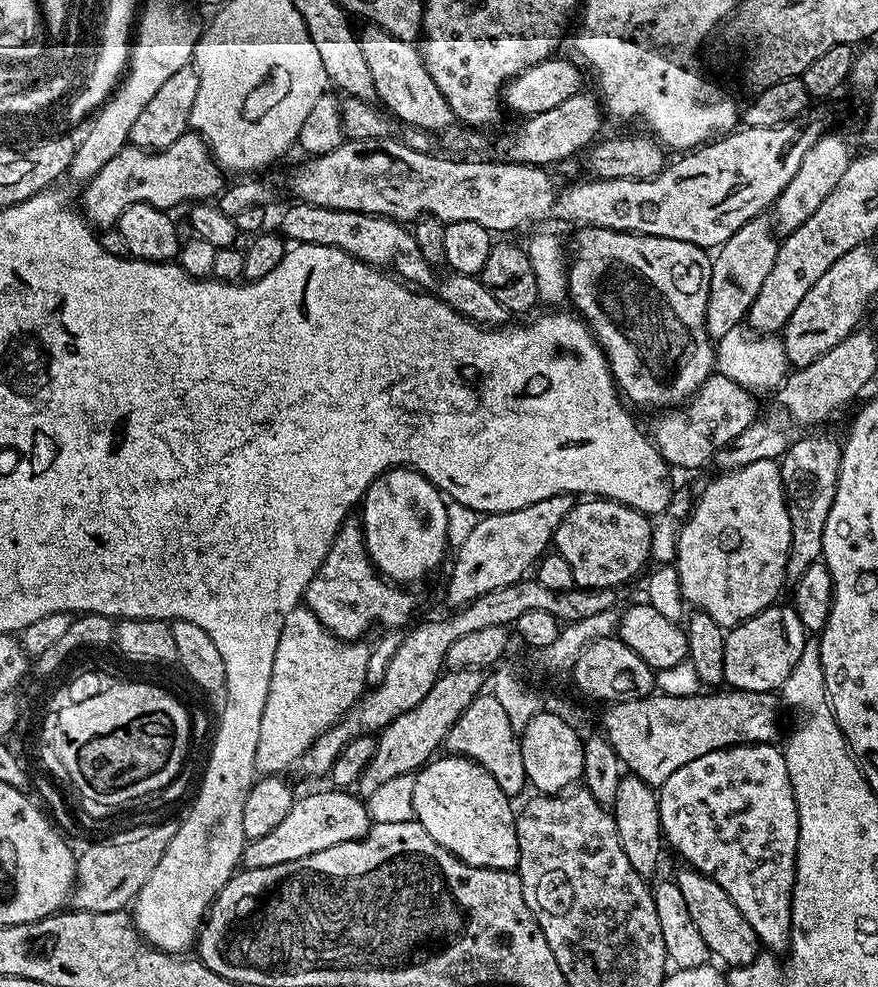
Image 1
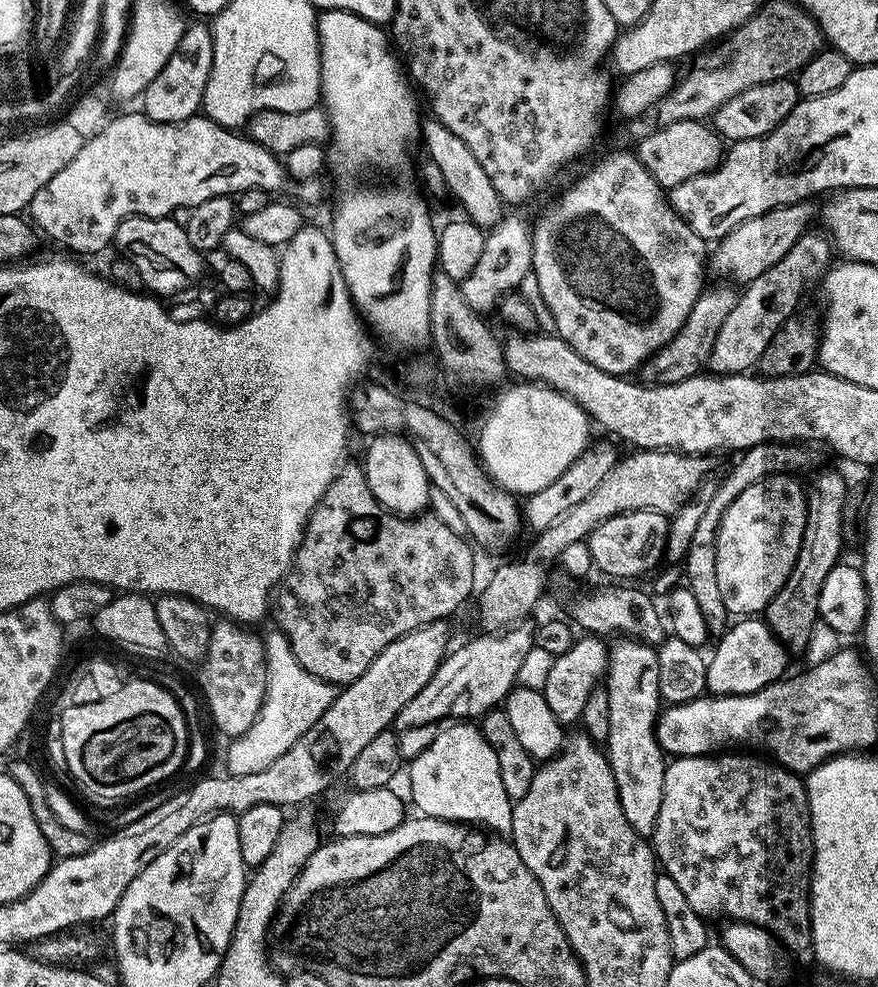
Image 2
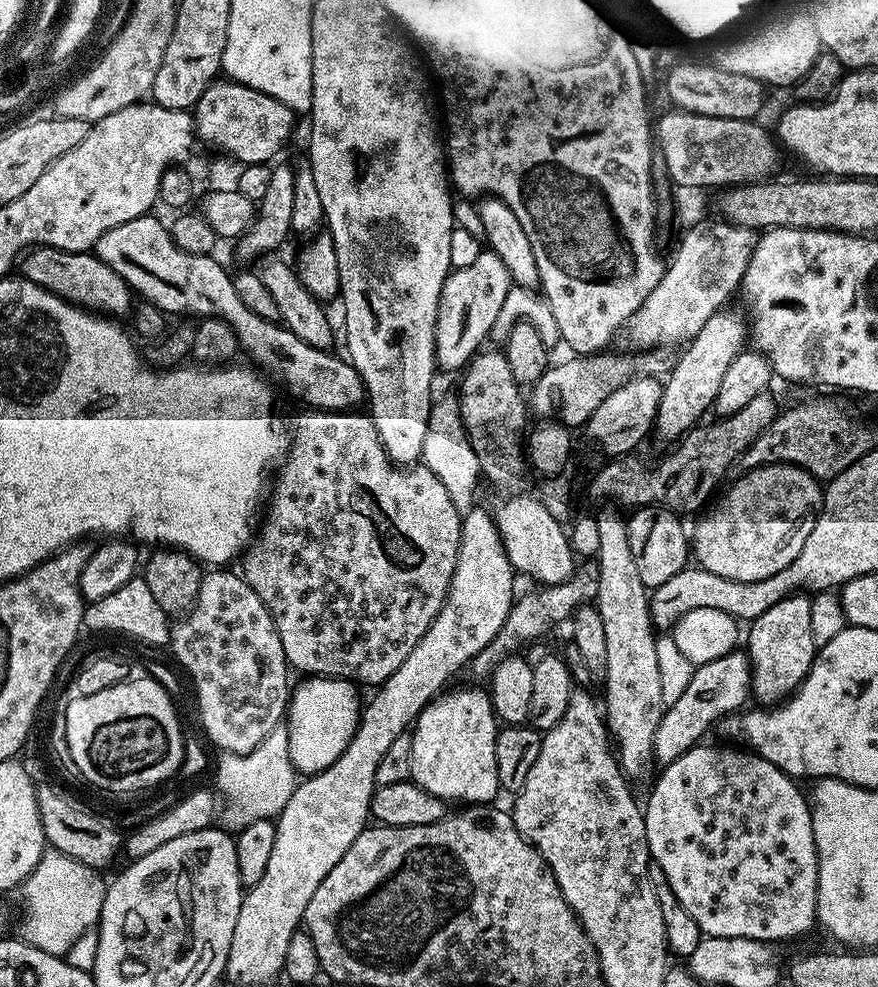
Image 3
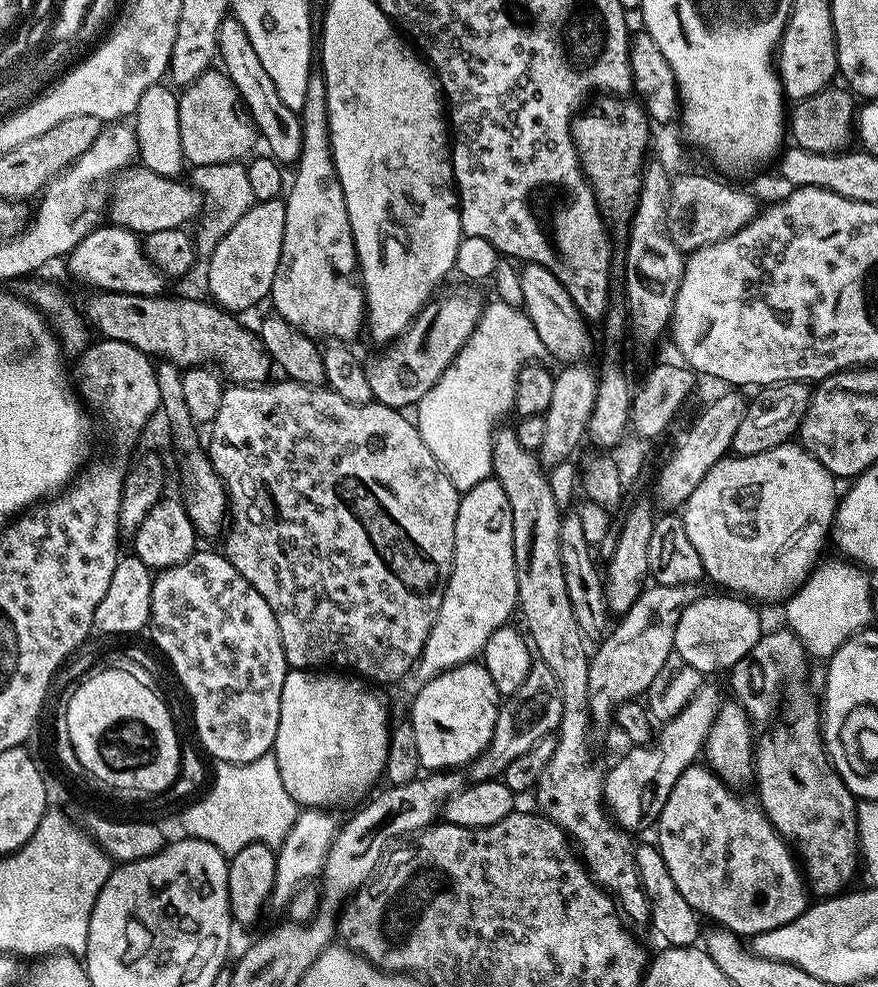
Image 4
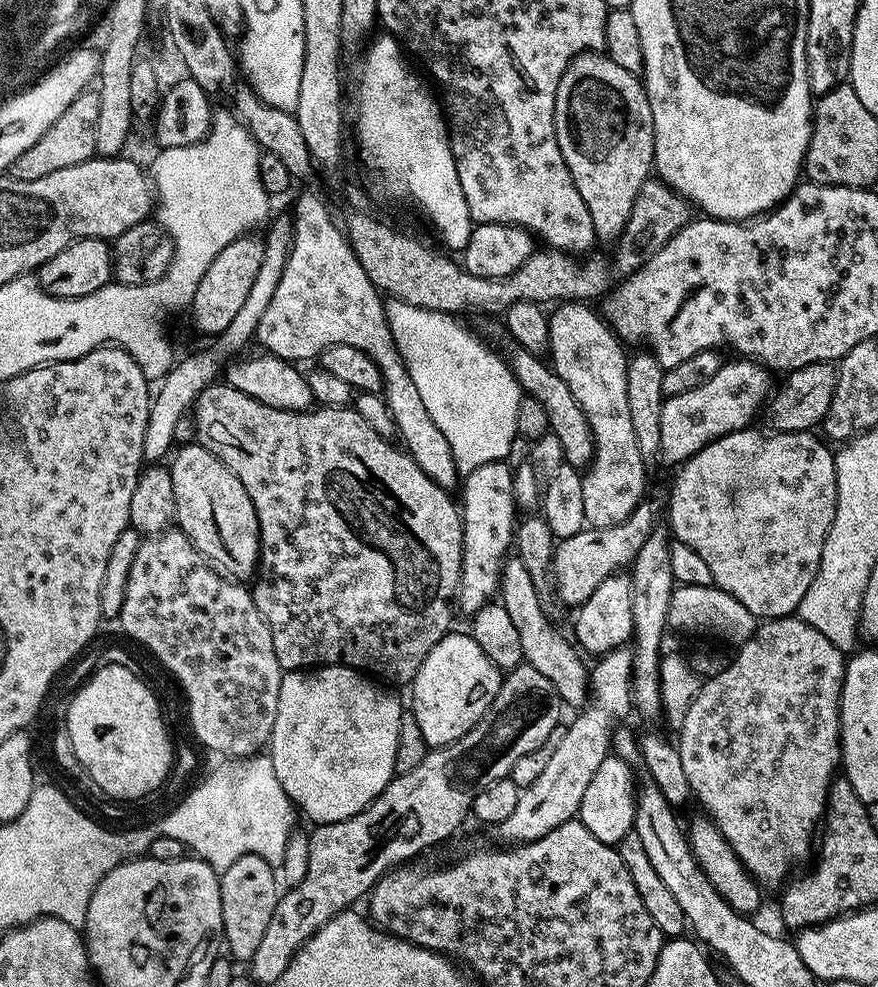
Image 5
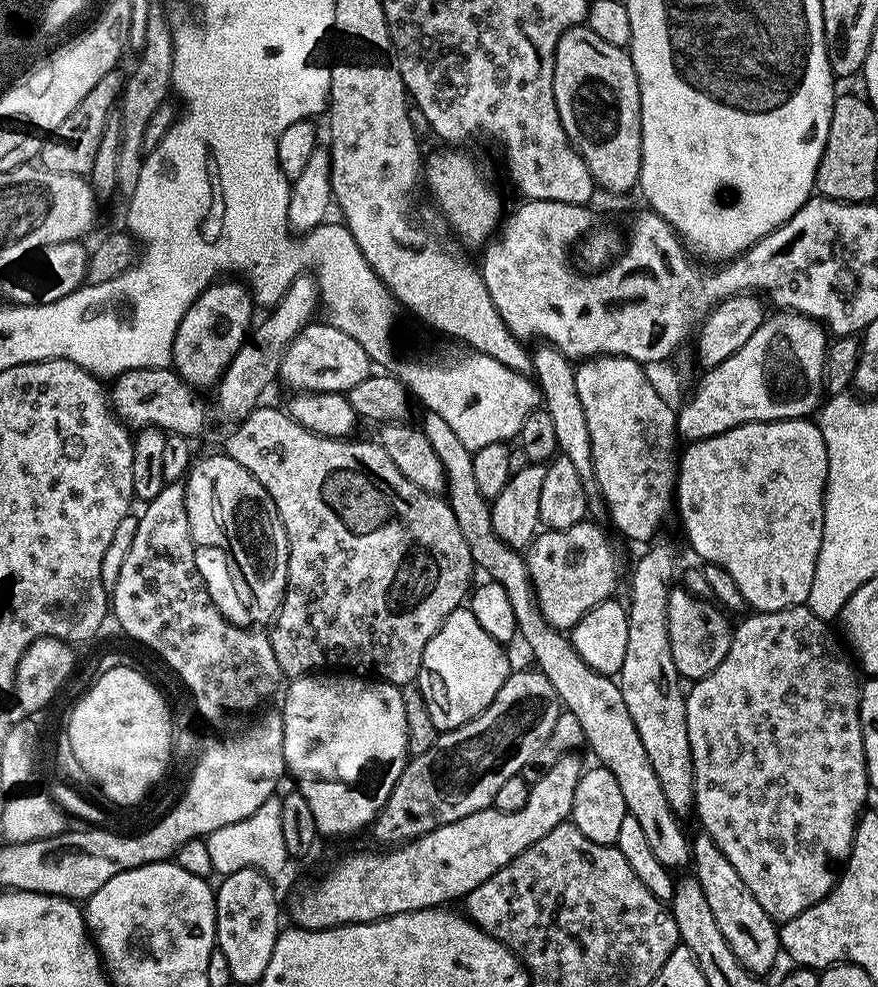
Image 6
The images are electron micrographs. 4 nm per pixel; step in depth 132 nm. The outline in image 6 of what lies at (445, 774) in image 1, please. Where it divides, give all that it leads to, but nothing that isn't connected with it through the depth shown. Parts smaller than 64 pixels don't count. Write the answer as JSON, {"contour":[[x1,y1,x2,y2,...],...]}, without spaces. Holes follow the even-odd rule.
{"contour":[[471,607,454,609,450,618,442,622,438,634,426,642,418,684,437,730,449,732,452,728,462,726,482,714,482,710,494,702,494,694,502,690,502,682,506,682,514,668,504,652,507,652,505,645,482,630]]}

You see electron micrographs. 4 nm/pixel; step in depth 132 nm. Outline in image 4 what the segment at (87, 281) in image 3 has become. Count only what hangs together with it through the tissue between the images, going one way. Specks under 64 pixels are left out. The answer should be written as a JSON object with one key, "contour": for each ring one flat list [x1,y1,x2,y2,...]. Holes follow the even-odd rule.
{"contour":[[92,290,82,304,82,312,87,323,93,329,100,331,105,340,126,342,138,350,147,352,149,356,160,357,180,365,181,369,197,366,215,366,222,373,225,381,232,384,263,384,269,379,268,371,274,368,274,363,263,342,255,331,243,328,235,315,229,314,215,303,204,300,175,300,169,294,159,296,135,296,121,292,102,292]]}

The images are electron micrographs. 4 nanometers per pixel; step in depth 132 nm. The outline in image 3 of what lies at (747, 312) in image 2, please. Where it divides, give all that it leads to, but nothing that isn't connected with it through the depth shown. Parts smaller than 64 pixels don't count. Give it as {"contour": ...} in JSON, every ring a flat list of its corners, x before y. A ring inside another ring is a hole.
{"contour":[[721,310,715,312,702,326,693,340,688,341,683,349,680,361,672,368,668,380,663,381,664,394,656,415,655,439,665,440,668,446,675,445,684,439,693,428,705,419,707,412,713,411,722,378,730,364,745,351,750,340,750,324,743,315]]}

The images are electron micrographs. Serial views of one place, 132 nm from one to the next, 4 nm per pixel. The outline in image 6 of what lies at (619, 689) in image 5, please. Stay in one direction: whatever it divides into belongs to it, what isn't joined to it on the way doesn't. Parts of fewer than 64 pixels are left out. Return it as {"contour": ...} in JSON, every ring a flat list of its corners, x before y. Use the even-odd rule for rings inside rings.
{"contour":[[569,754,561,758,554,766,550,766,547,772,543,773,540,779,531,785,530,798,522,810,508,812,499,811,494,806,483,808,482,811,476,811,474,814,467,815,466,818,460,818,457,822,447,823,446,826,438,826,434,830,422,834,417,840,409,840,406,844,392,846,387,850,376,850,380,852,352,852,349,856,342,857,325,876,318,877,313,884,308,884,305,888,300,888,293,894,292,901,286,904,287,915,288,912,292,915,291,923,297,928,308,928,312,932,321,932,323,928,339,928,342,924,369,924,375,920,384,920,387,916,417,912,423,908,448,906,453,903,451,900,456,900,456,902,463,901,464,897,471,894,478,886,482,886,482,882,492,877,502,866,508,865,514,857,524,852,525,849,533,845,538,839,545,837,554,826,565,823,569,819,574,806,574,790,578,790,578,782,580,781,580,773,582,771,582,765,580,765,578,757,579,755]]}

